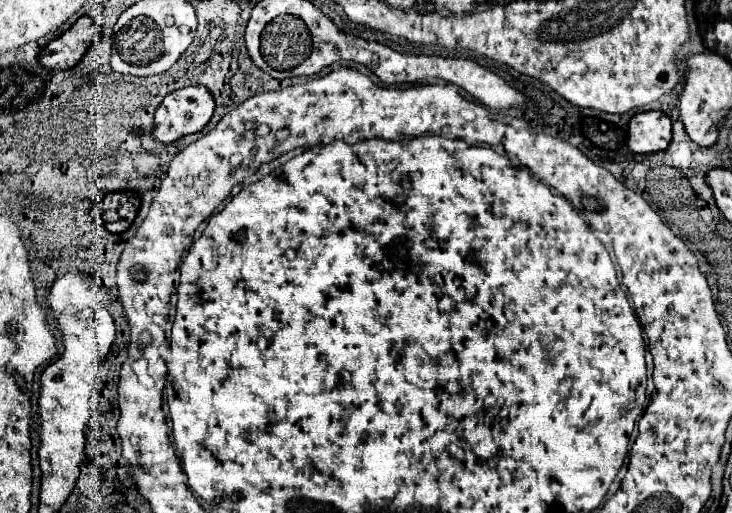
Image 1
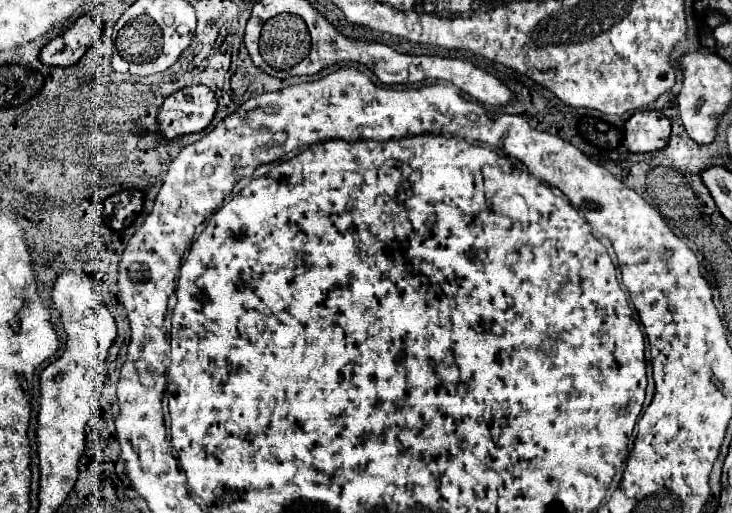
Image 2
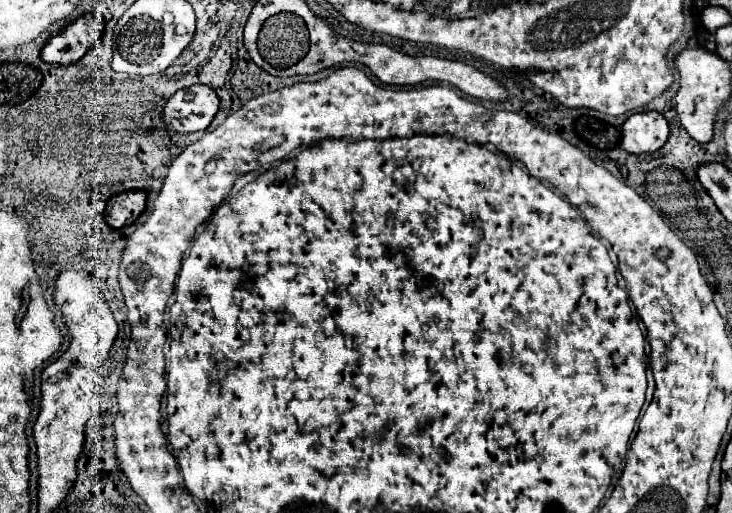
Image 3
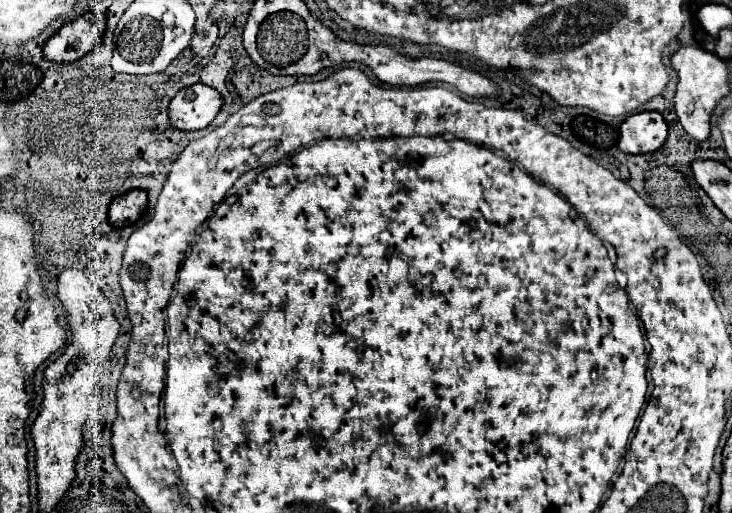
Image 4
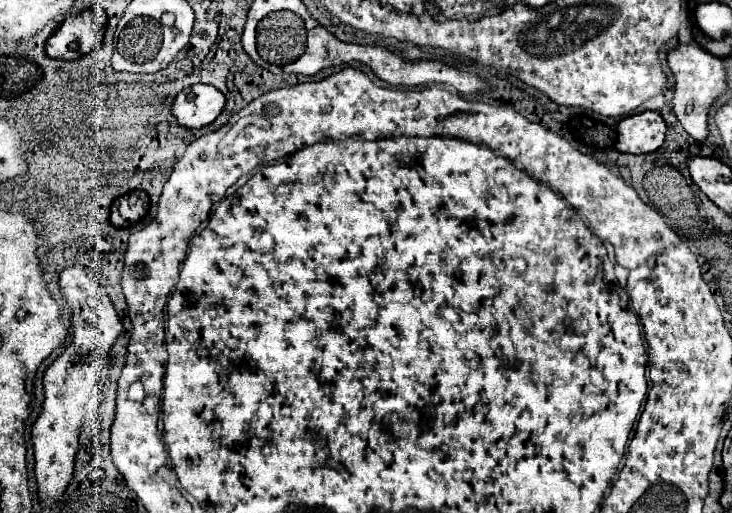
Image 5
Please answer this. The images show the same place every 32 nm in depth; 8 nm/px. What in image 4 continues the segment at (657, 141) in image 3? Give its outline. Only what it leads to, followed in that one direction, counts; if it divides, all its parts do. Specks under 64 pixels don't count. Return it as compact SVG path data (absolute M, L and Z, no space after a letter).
M640 112L620 124L618 150L628 154L656 152L668 136L668 124L658 112Z

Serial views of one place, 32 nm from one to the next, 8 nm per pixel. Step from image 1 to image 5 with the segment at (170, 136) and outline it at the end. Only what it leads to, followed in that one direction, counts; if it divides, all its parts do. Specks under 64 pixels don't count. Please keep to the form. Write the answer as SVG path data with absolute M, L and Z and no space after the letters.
M194 84L182 90L172 106L180 126L202 128L214 122L226 106L226 96L208 84Z

